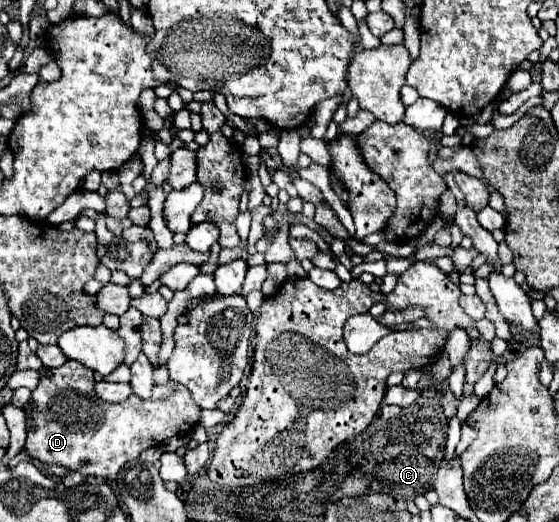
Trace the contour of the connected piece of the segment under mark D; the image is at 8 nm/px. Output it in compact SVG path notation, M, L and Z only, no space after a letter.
M68 360L64 366L50 370L48 376L42 376L40 384L32 390L32 396L30 396L32 424L30 426L26 424L24 450L30 458L40 460L44 464L64 466L82 476L114 480L118 470L126 462L136 460L146 448L158 446L160 442L164 442L170 436L184 434L184 432L192 430L194 424L198 422L200 408L194 404L188 388L184 388L182 384L176 384L174 380L168 380L166 384L160 384L160 386L164 386L164 388L154 388L154 394L148 400L140 400L140 396L130 394L128 400L124 400L120 404L104 404L104 400L100 400L94 392L94 372L84 368L76 360Z

